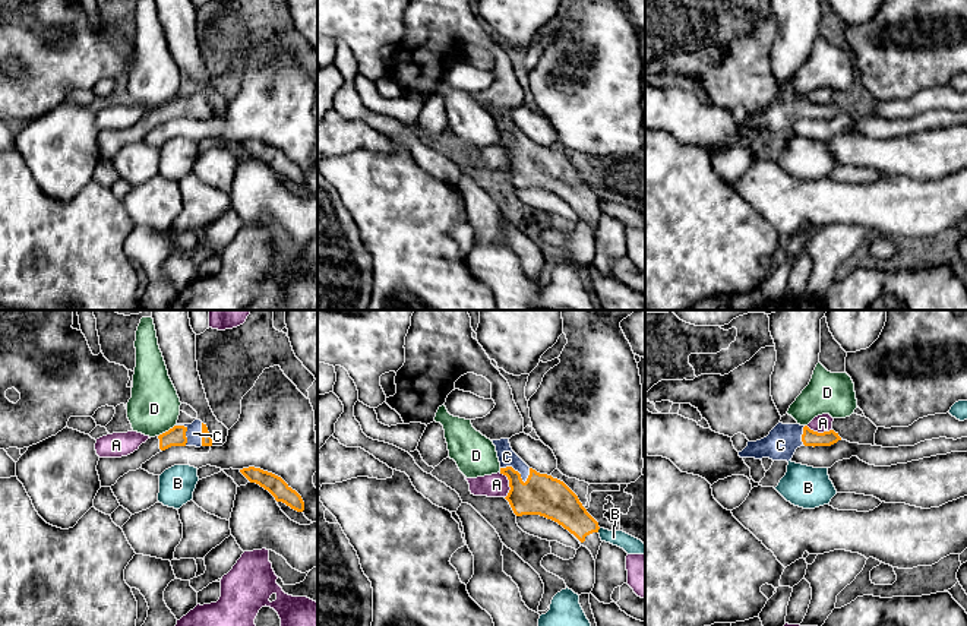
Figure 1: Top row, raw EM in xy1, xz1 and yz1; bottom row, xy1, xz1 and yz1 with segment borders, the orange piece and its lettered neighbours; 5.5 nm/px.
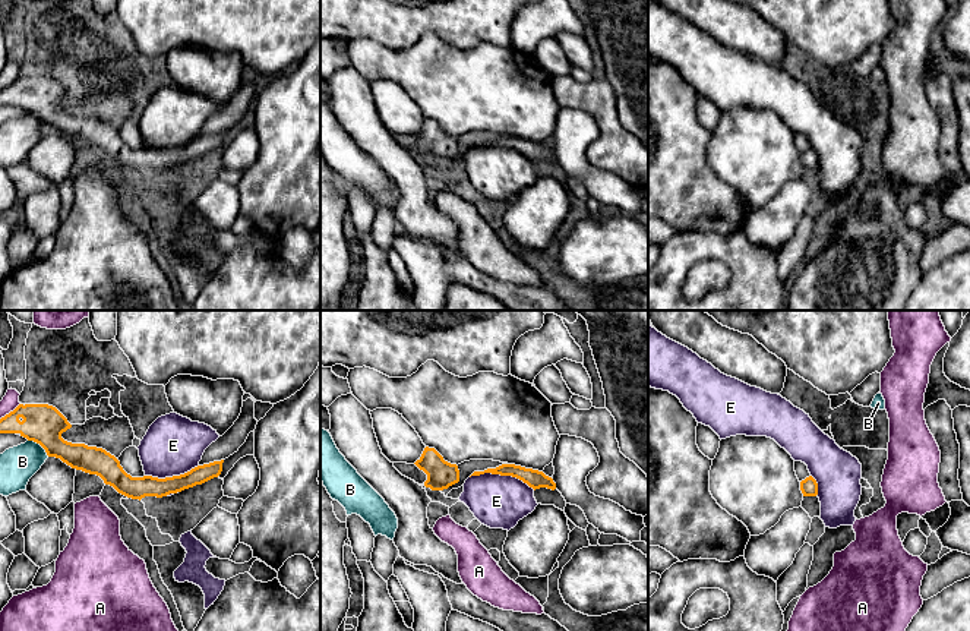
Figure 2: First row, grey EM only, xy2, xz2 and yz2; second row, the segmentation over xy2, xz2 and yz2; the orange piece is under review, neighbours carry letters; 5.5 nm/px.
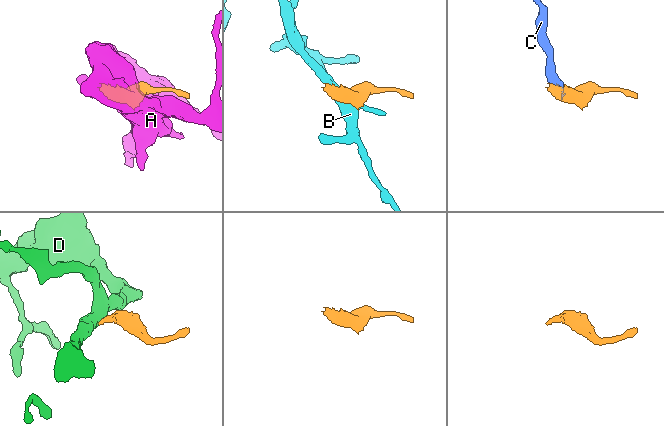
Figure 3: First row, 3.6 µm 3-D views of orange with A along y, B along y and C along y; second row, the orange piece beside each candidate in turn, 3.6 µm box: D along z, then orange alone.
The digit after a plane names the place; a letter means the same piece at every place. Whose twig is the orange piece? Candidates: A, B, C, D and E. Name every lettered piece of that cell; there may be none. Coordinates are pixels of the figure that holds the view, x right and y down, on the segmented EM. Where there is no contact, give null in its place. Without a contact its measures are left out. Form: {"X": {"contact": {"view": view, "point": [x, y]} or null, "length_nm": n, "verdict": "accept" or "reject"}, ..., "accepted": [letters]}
{"A": {"contact": {"view": "xz1", "point": [509, 484]}, "length_nm": 150, "verdict": "reject"}, "B": {"contact": {"view": "xy2", "point": [40, 444]}, "length_nm": 150, "verdict": "reject"}, "C": {"contact": {"view": "xz1", "point": [518, 473]}, "length_nm": 170, "verdict": "accept"}, "D": {"contact": {"view": "xy1", "point": [166, 432]}, "length_nm": 120, "verdict": "reject"}, "E": {"contact": {"view": "xz2", "point": [502, 475]}, "length_nm": 360, "verdict": "reject"}, "accepted": ["C"]}

